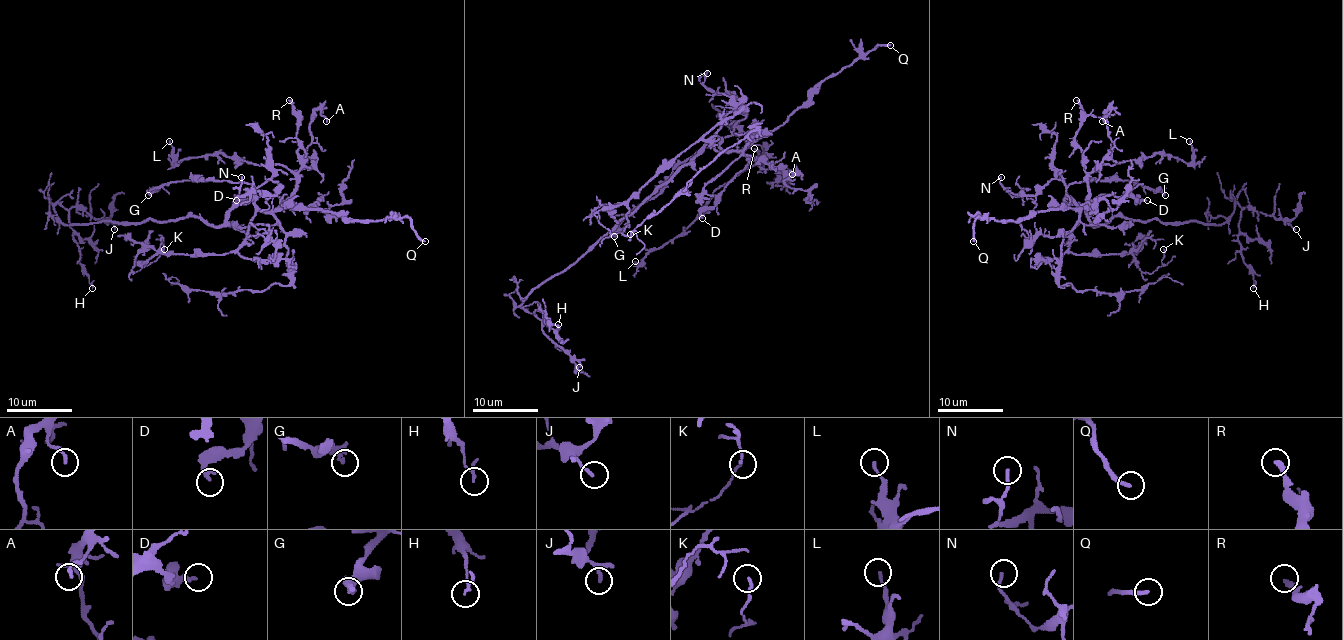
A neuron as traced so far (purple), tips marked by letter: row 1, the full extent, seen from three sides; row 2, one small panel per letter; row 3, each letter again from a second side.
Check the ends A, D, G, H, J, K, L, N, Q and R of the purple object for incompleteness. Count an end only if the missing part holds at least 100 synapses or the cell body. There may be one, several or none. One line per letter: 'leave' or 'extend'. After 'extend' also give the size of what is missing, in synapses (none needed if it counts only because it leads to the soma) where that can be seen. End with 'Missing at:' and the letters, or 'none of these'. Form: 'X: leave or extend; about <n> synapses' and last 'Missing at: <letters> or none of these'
A: leave
D: leave
G: leave
H: leave
J: leave
K: leave
L: leave
N: leave
Q: extend
R: leave
Missing at: Q

